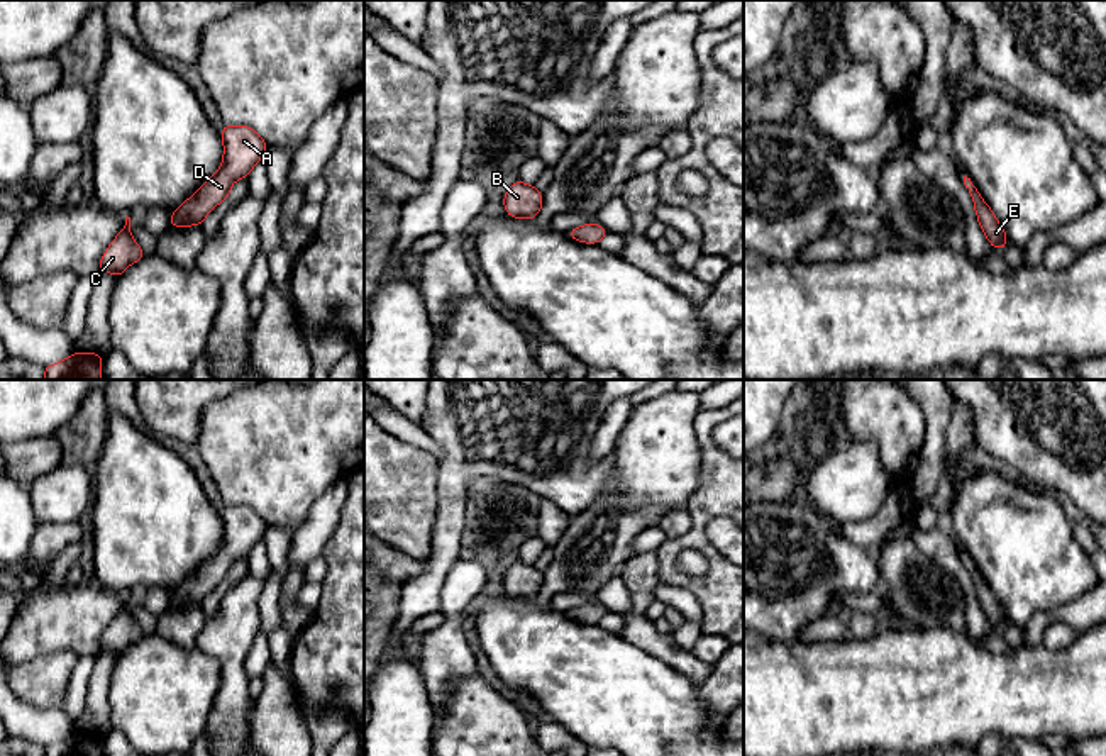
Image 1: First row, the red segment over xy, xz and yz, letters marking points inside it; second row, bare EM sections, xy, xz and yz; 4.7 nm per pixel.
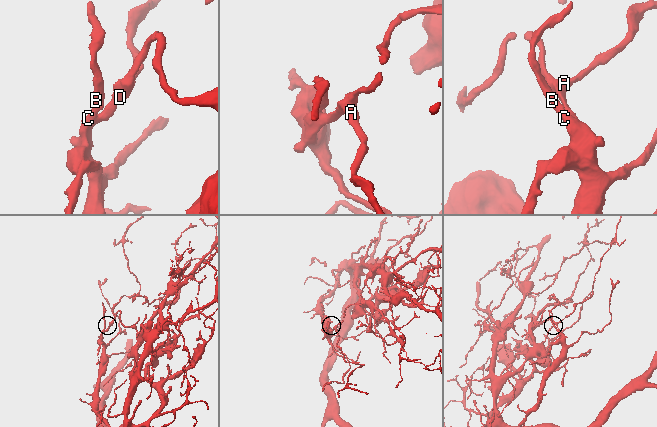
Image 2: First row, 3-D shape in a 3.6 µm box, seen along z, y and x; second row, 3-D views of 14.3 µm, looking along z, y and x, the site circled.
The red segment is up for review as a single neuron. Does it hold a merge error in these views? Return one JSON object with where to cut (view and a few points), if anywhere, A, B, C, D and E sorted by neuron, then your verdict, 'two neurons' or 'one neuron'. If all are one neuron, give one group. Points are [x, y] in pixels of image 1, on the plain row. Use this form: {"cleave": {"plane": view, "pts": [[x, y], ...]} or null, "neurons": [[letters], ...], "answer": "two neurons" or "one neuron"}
{"cleave": null, "neurons": [["A", "B", "C", "D", "E"]], "answer": "one neuron"}

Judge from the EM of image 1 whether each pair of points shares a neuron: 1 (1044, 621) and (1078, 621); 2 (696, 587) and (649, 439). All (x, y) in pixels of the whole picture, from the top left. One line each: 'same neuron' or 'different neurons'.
1: same neuron
2: different neurons

